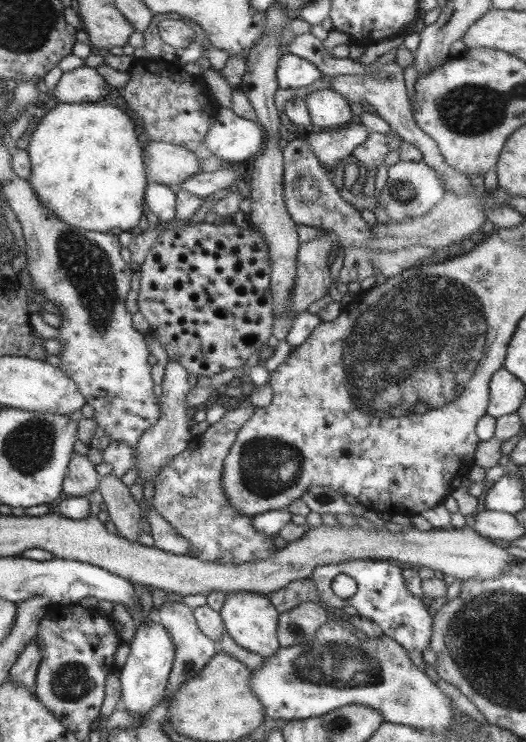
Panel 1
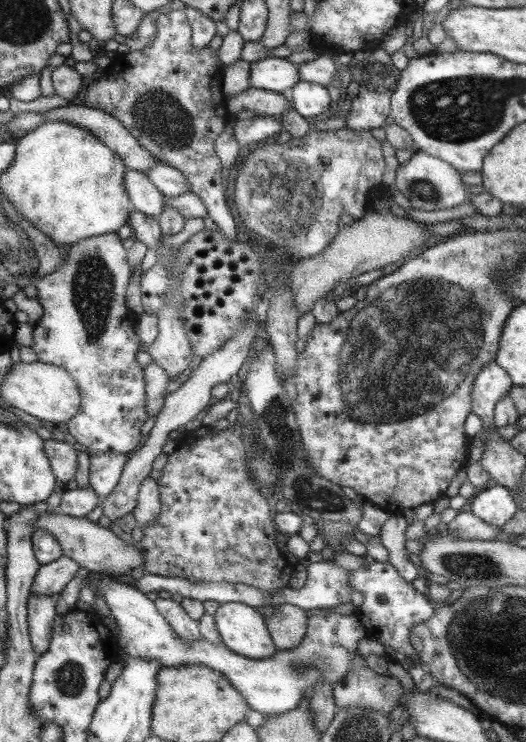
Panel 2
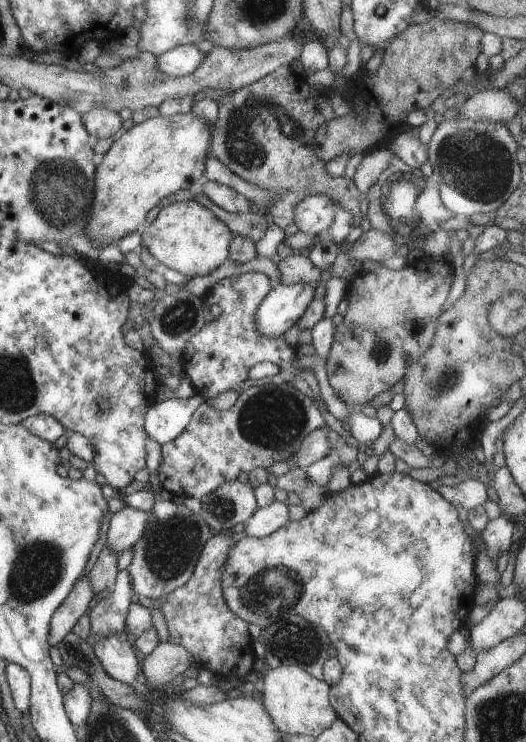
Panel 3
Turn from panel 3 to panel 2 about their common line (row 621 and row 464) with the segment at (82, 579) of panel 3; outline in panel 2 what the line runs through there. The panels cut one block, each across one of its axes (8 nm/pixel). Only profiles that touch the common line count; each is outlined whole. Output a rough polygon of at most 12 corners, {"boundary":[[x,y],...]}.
{"boundary":[[43,440],[57,484],[70,486],[77,472],[71,442]]}

